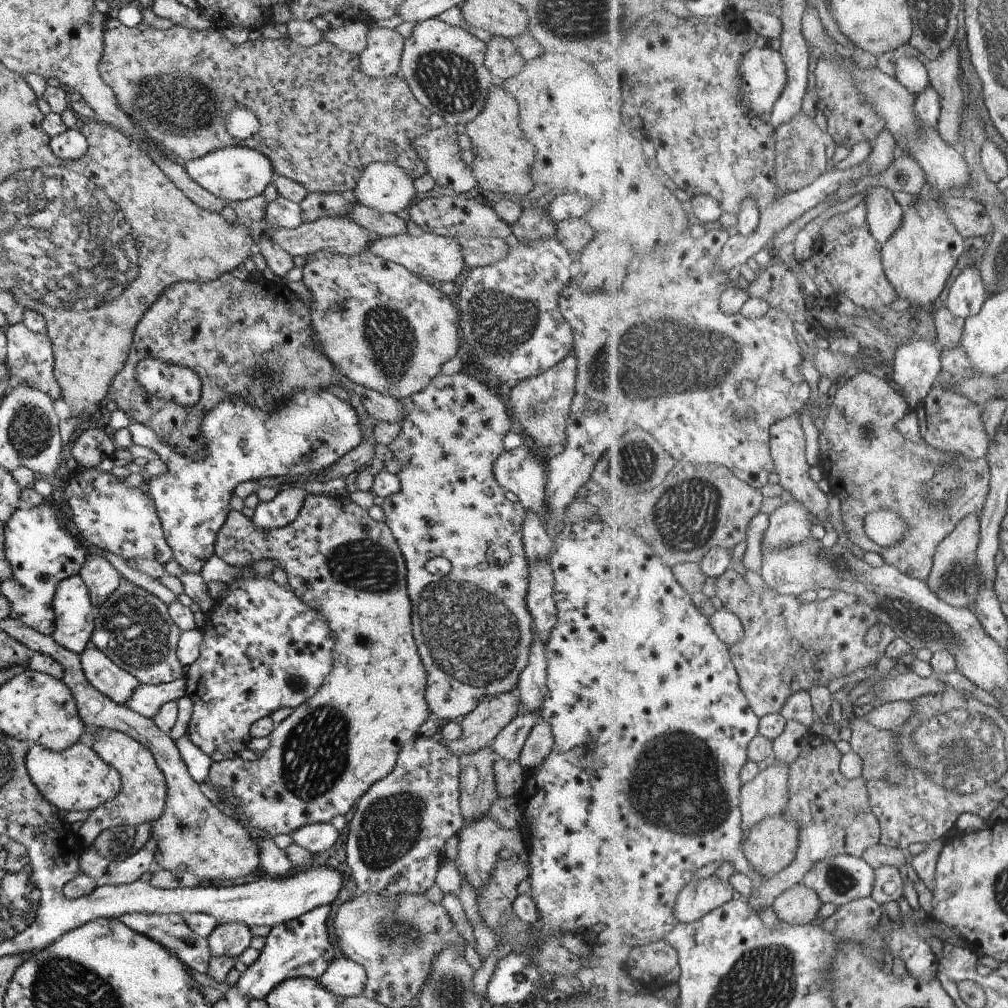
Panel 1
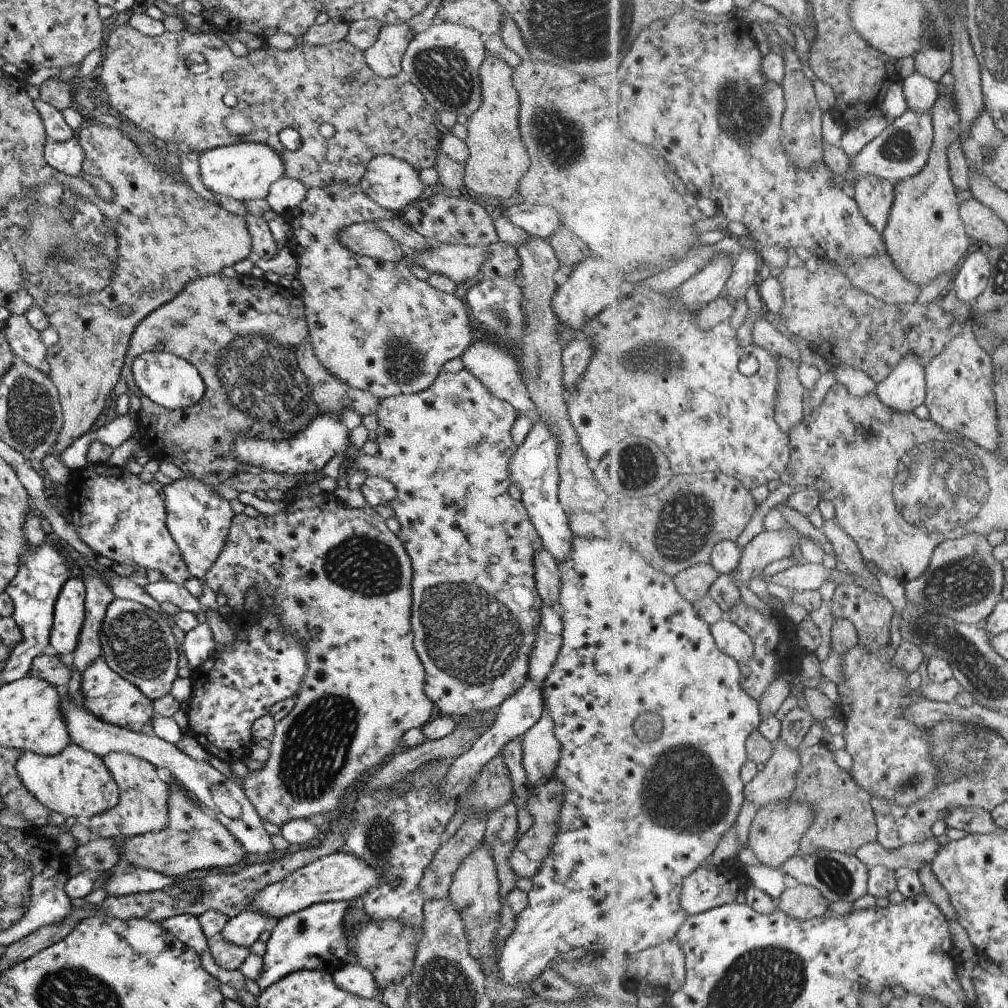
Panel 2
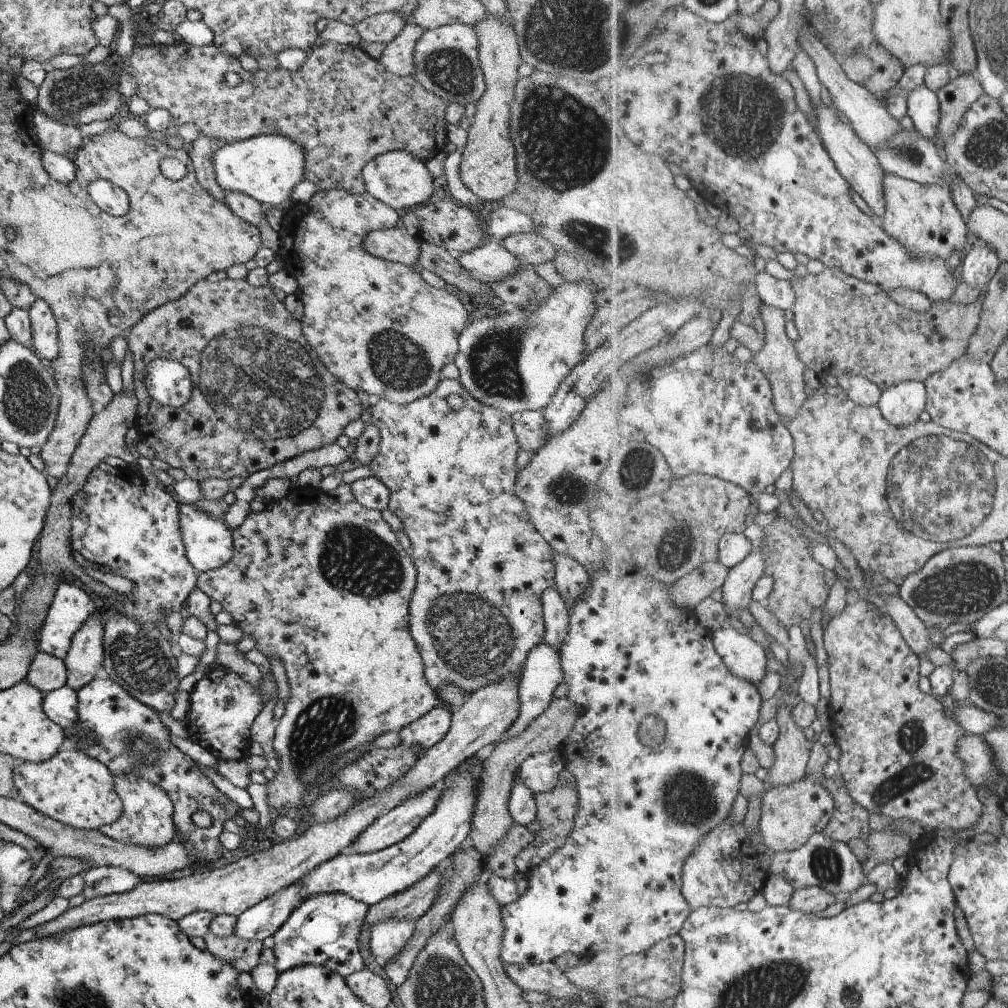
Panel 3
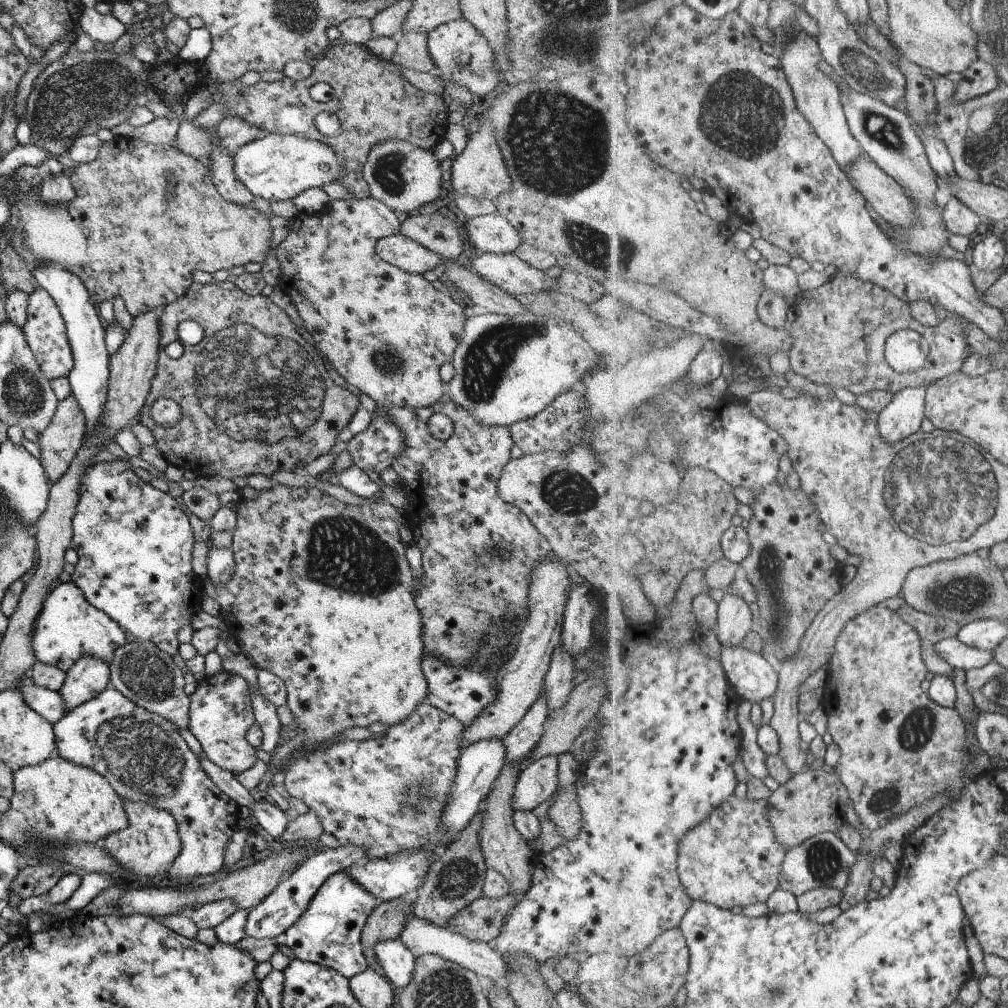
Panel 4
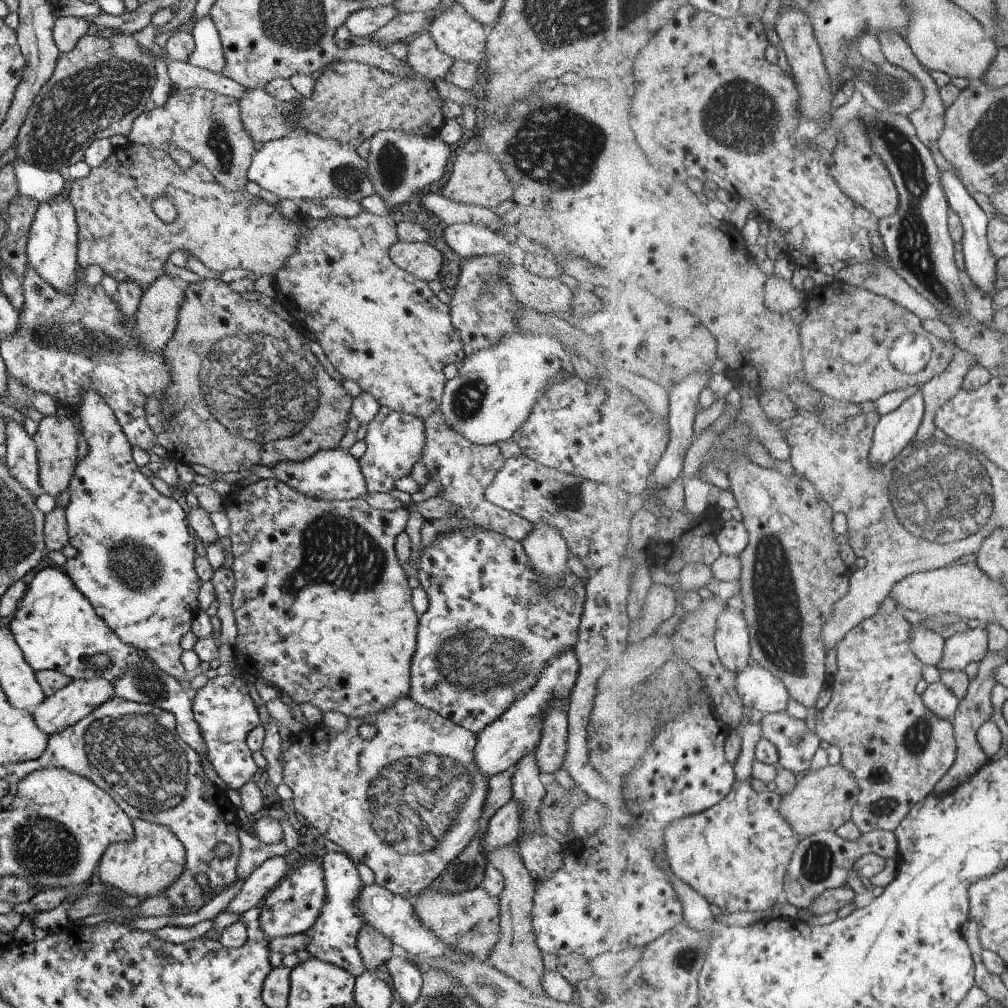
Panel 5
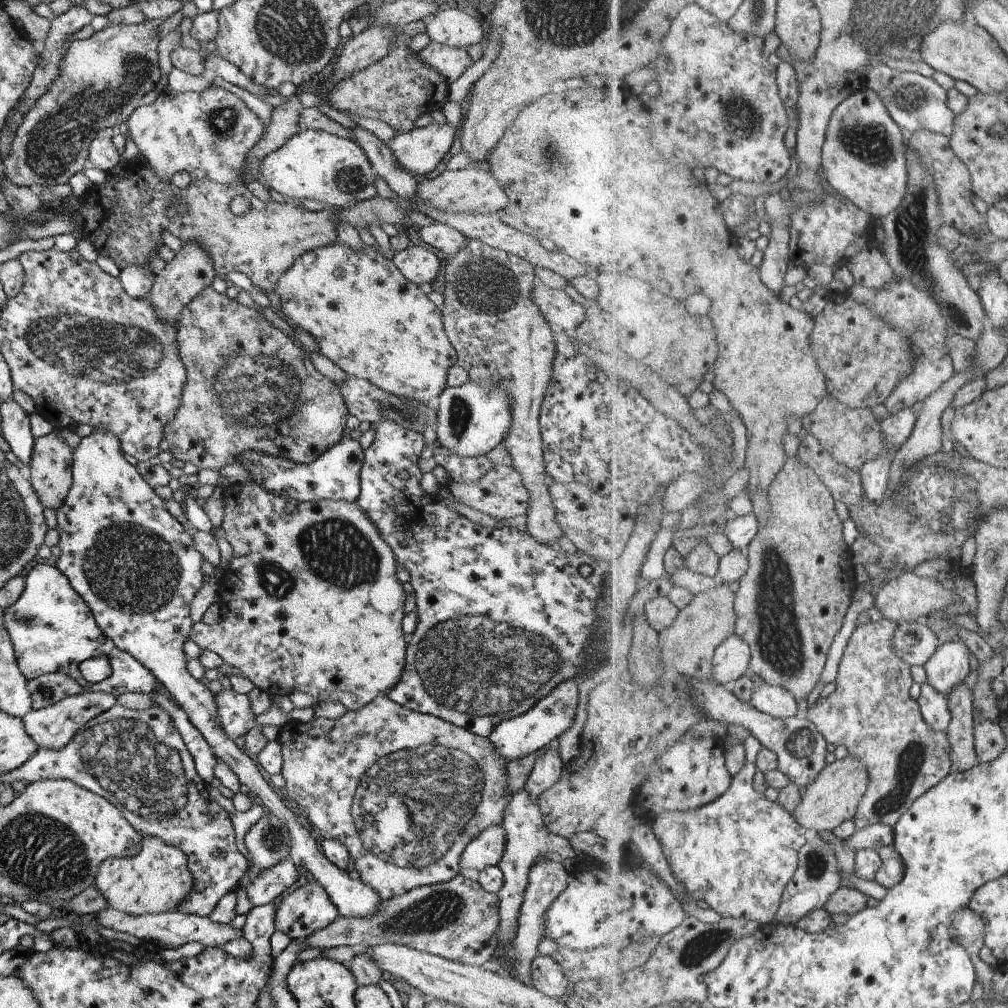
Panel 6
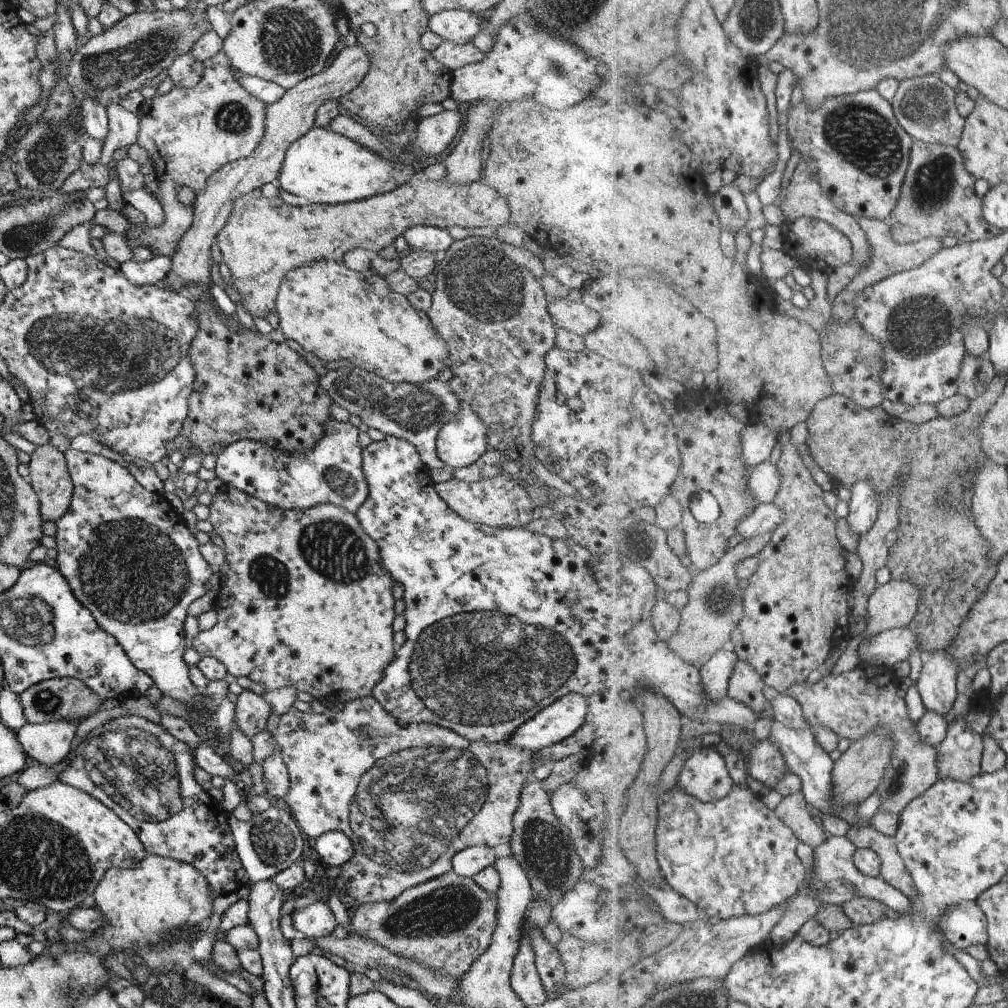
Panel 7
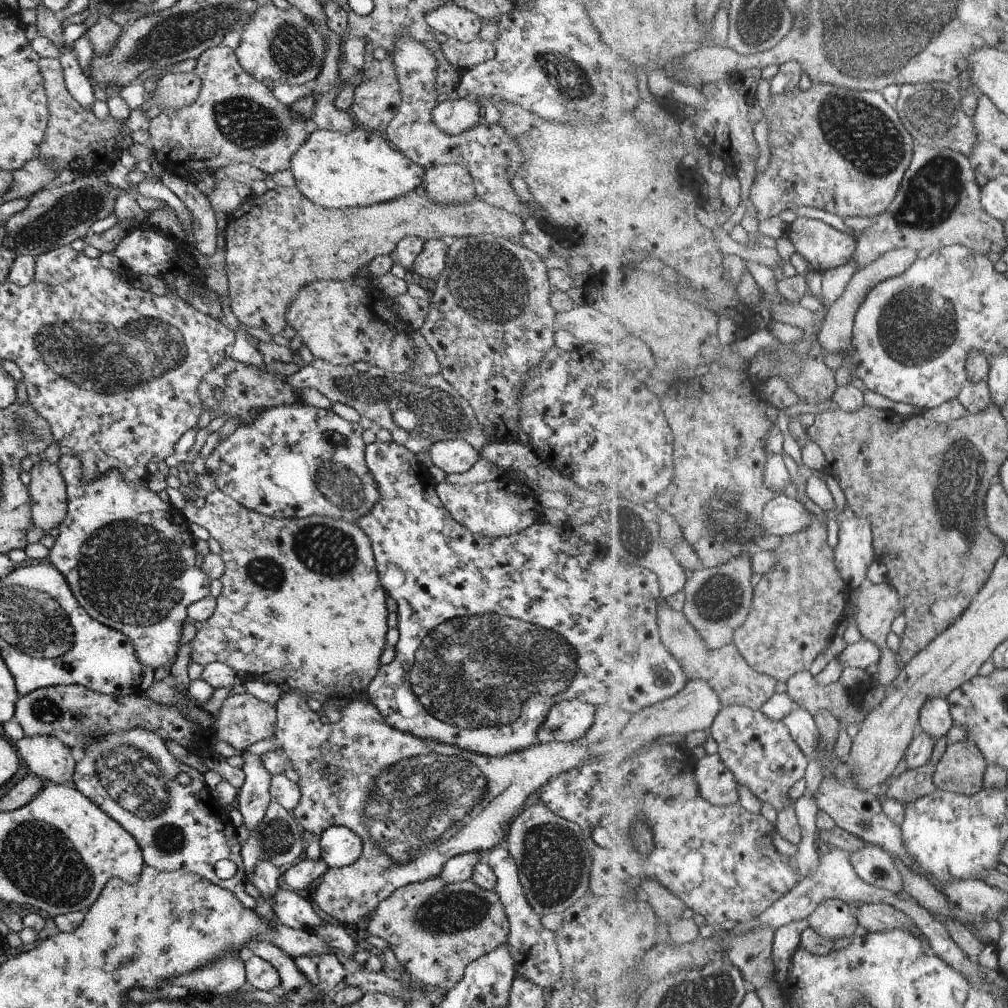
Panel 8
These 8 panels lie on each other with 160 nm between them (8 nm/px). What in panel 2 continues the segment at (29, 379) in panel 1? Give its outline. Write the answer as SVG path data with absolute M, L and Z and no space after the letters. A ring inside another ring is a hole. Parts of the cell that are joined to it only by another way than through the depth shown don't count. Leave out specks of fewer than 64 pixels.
M9 315L4 322L3 334L15 359L47 375L46 347L39 333L27 322L24 315Z

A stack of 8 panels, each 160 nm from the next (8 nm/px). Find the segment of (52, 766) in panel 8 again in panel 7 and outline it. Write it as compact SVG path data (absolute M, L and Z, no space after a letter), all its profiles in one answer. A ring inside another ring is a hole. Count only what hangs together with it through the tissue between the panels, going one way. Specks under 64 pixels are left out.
M66 721L46 722L41 724L25 723L16 730L15 738L21 745L27 760L36 760L46 767L61 762L73 743L77 723Z

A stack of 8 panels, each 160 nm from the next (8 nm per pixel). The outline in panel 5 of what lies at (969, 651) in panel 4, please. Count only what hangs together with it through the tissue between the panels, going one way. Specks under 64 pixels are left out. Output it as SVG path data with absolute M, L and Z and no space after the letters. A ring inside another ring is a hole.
M915 626L911 630L910 645L913 652L926 664L937 667L944 655L946 640L932 629Z

